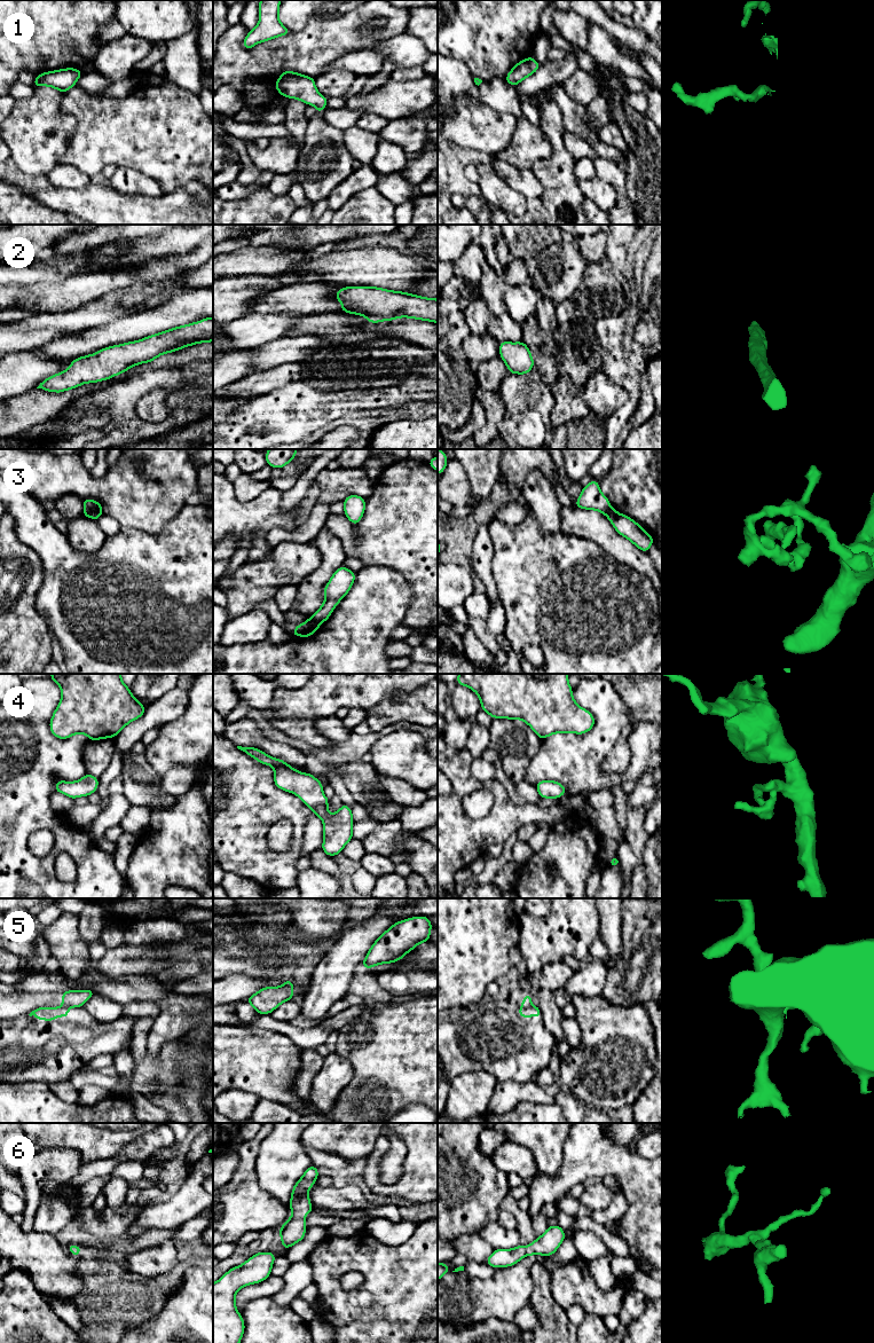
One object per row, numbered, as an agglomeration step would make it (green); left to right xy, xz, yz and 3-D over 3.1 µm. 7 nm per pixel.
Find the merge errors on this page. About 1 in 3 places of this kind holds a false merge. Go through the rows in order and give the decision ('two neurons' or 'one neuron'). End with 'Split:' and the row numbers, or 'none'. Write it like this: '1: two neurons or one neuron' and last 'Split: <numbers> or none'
1: one neuron
2: one neuron
3: two neurons
4: one neuron
5: two neurons
6: one neuron
Split: 3, 5

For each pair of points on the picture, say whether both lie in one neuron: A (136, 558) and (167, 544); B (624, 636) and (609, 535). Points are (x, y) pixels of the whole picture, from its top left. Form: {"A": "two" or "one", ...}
{"A": "one", "B": "two"}

